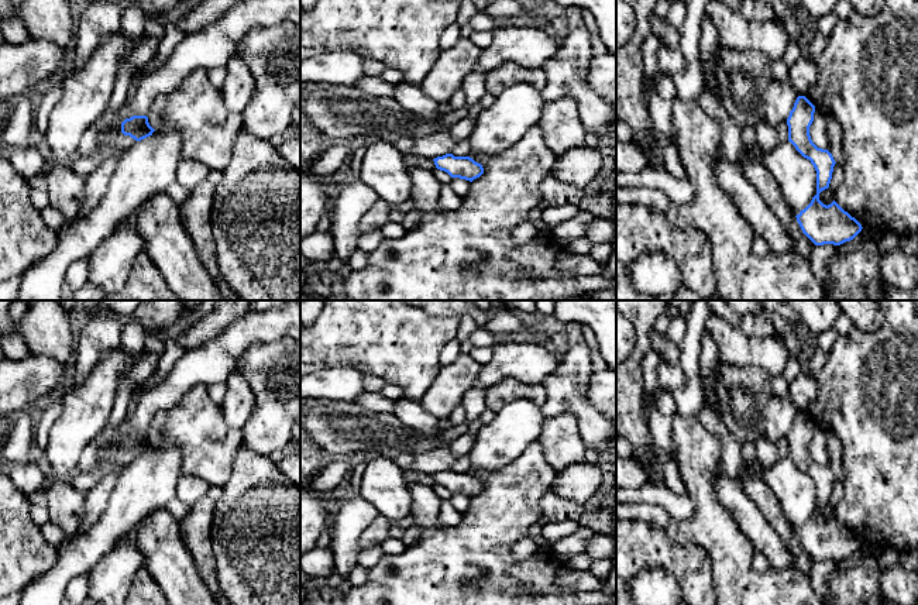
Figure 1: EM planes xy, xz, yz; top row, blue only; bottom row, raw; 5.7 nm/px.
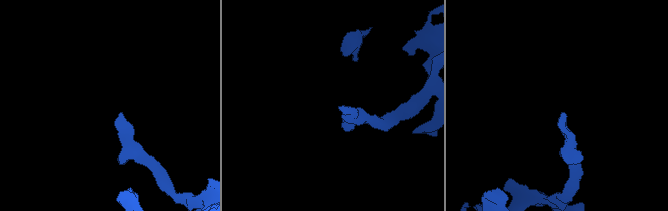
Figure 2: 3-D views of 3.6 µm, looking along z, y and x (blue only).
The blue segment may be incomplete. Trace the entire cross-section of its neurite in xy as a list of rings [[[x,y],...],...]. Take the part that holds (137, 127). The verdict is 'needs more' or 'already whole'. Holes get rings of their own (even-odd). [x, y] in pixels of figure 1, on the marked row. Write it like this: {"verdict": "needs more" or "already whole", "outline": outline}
{"verdict": "already whole", "outline": [[[133,116],[121,123],[121,133],[130,135],[135,141],[141,141],[152,135],[155,130],[149,126],[147,116]]]}

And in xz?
{"verdict": "already whole", "outline": [[[446,154],[433,161],[437,169],[447,172],[451,178],[472,182],[484,173],[482,165],[470,157],[454,157],[453,154]]]}

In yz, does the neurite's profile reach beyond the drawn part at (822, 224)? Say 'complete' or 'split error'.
complete

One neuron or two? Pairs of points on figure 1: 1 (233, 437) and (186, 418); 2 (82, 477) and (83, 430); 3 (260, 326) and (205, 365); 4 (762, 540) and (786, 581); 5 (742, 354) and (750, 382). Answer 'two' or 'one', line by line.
1: one
2: two
3: one
4: two
5: two

